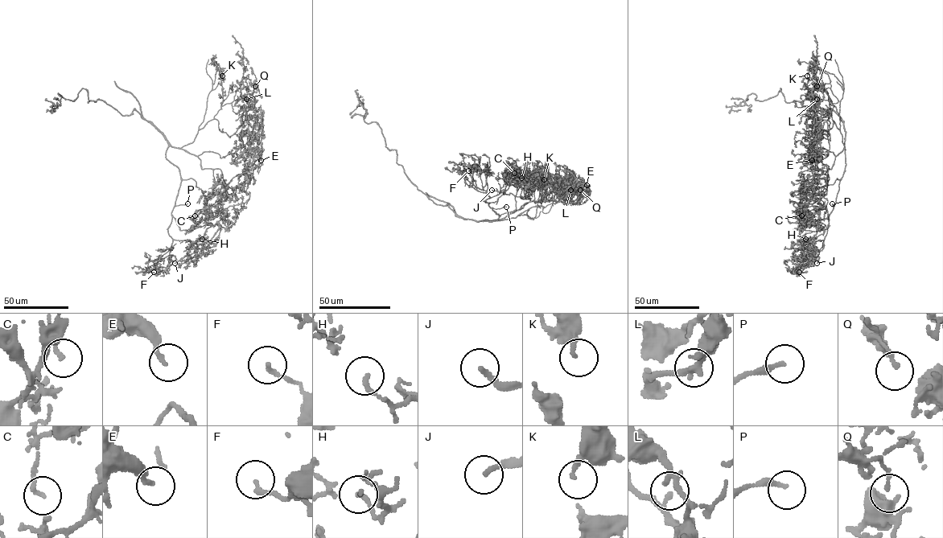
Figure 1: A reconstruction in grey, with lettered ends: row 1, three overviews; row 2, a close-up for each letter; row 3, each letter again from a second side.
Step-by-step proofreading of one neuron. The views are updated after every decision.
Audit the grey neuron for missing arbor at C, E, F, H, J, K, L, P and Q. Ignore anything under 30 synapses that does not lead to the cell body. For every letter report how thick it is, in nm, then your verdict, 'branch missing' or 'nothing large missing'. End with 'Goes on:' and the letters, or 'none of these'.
C: calibre 110 nm; nothing large missing
E: calibre 150 nm; nothing large missing
F: calibre 150 nm; nothing large missing
H: calibre 120 nm; nothing large missing
J: calibre 170 nm; nothing large missing
K: calibre 160 nm; nothing large missing
L: calibre 160 nm; nothing large missing
P: calibre 220 nm; branch missing
Q: calibre 100 nm; nothing large missing
Goes on: P

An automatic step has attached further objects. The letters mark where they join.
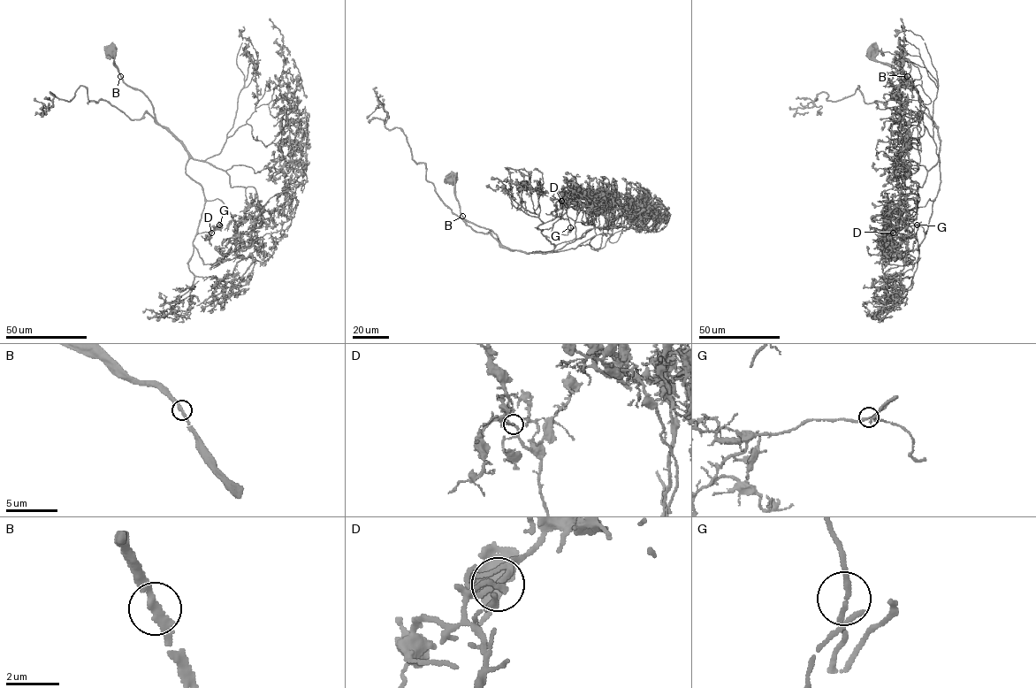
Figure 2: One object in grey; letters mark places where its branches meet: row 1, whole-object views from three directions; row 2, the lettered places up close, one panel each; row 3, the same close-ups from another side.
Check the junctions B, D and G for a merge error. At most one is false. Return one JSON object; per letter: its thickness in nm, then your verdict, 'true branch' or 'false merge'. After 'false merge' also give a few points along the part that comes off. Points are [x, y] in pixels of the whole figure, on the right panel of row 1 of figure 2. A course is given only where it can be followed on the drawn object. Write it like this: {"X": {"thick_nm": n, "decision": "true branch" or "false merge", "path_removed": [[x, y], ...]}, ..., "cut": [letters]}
{"B": {"thick_nm": 240, "decision": "true branch"}, "D": {"thick_nm": 180, "decision": "true branch"}, "G": {"thick_nm": 150, "decision": "true branch"}, "cut": []}

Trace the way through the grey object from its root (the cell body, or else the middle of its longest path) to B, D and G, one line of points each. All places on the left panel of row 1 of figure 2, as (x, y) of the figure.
B: (110, 49), (108, 52), (114, 57), (113, 61), (120, 76)
D: (110, 49), (122, 80), (141, 91), (187, 152), (186, 173), (205, 201), (197, 233), (219, 225), (211, 233)
G: (110, 49), (122, 80), (141, 91), (187, 152), (186, 173), (205, 201), (197, 233), (219, 225)

